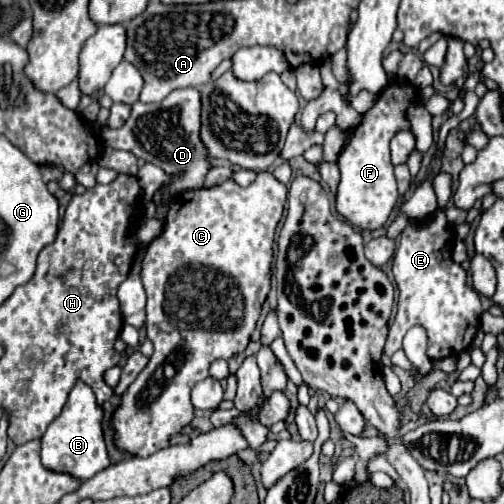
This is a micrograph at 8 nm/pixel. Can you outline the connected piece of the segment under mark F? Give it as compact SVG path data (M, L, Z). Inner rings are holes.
M406 80L386 86L384 92L378 94L374 108L370 108L362 116L360 126L356 126L354 130L348 130L348 144L344 146L338 158L340 184L336 192L336 210L350 224L362 230L382 228L396 206L398 190L396 190L396 178L392 174L392 162L390 162L390 140L396 132L410 130L406 108L412 104L412 98L416 94L418 92Z

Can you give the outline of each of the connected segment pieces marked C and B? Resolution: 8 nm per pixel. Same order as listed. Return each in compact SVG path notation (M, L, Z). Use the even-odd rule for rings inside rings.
M260 172L256 182L240 188L226 180L214 188L200 188L196 192L182 192L170 202L164 232L152 240L142 264L142 282L146 290L146 330L154 344L154 354L138 378L120 396L120 404L110 418L114 442L130 456L146 458L170 446L170 438L180 434L184 426L194 420L190 390L196 382L208 376L208 368L218 358L232 358L244 352L260 316L262 304L270 290L270 264L274 230L282 218L286 202L286 186L270 172ZM210 272L228 272L228 282L212 282Z
M82 380L76 382L72 392L68 394L68 402L64 404L60 416L48 426L40 442L42 442L40 454L42 466L52 472L66 472L80 482L92 478L96 472L110 466L102 442L102 408L96 404L96 396L92 388L88 388L88 384L84 384Z

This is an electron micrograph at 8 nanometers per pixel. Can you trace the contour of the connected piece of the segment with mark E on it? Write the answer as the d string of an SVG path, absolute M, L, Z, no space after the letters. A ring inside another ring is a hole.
M438 174L434 178L434 190L438 196L438 210L426 218L422 228L408 226L400 236L400 246L396 248L392 260L392 274L398 286L398 312L390 324L386 340L386 356L392 356L402 348L402 338L412 326L422 326L428 332L428 356L432 360L442 360L448 356L458 356L466 352L480 328L480 298L478 292L466 286L466 272L452 260L452 226L444 218L444 206L452 196L450 176Z

